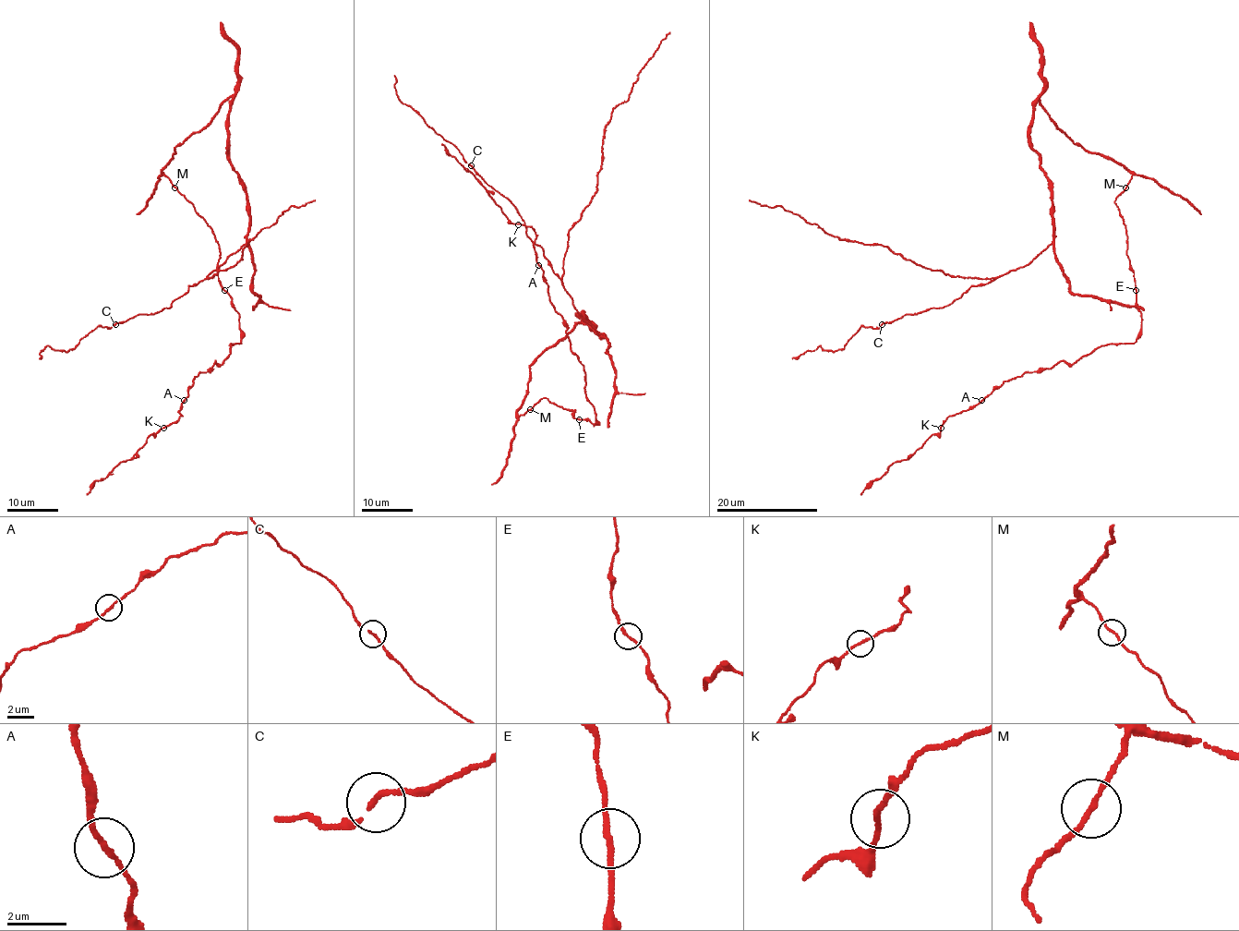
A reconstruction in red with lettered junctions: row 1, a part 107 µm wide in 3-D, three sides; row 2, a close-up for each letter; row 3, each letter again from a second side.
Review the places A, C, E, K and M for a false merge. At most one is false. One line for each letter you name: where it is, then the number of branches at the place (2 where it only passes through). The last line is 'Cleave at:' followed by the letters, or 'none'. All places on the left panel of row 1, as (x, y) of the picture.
Cleave at: none

